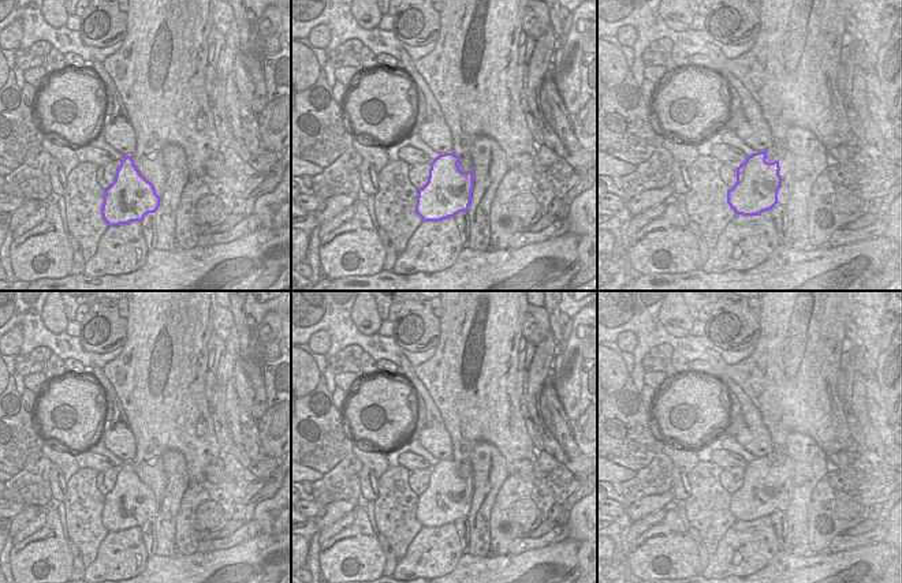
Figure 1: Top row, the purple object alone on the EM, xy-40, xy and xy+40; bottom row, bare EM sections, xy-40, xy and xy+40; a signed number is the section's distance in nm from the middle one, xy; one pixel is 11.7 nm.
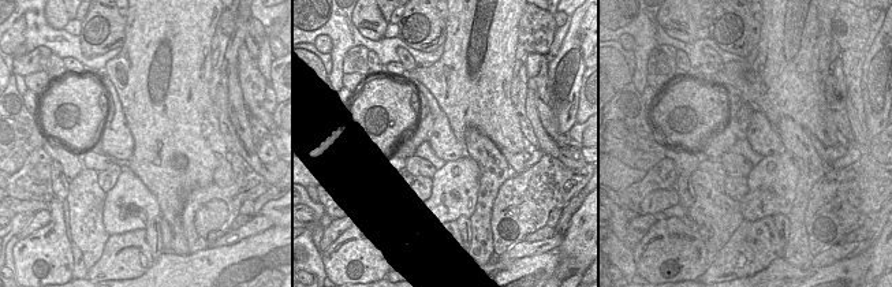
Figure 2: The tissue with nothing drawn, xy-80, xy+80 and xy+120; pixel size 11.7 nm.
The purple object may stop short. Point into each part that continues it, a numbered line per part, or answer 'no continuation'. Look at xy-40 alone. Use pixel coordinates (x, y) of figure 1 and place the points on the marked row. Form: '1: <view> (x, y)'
no continuation

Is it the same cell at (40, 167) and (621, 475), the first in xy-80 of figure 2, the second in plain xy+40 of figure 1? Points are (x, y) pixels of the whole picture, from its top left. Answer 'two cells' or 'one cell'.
two cells

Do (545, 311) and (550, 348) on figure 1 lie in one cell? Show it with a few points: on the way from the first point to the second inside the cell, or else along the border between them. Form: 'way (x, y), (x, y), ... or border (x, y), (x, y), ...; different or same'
way (548, 321), (551, 339); same

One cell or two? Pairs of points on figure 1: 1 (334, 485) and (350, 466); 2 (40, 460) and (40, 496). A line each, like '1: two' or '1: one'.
1: one
2: one

